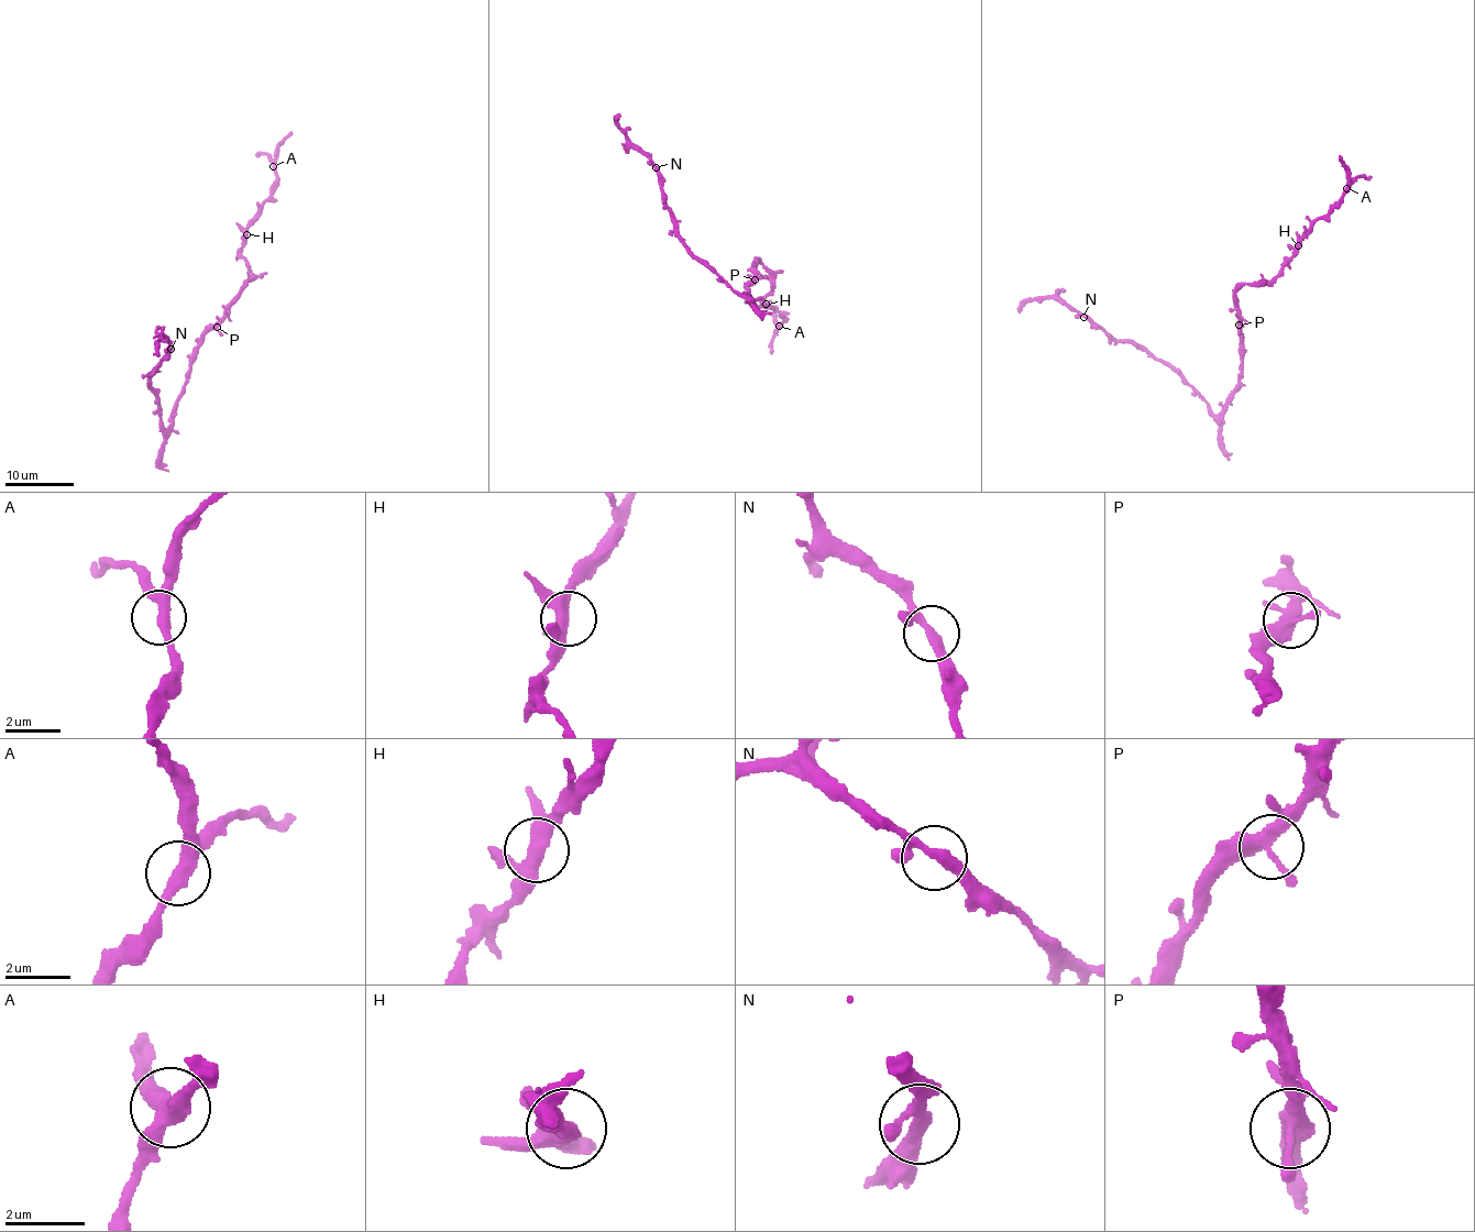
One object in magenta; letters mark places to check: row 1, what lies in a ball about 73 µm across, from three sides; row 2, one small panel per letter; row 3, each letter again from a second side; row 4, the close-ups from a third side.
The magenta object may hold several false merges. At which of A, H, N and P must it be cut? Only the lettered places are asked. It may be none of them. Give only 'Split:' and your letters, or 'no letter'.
Split: no letter

